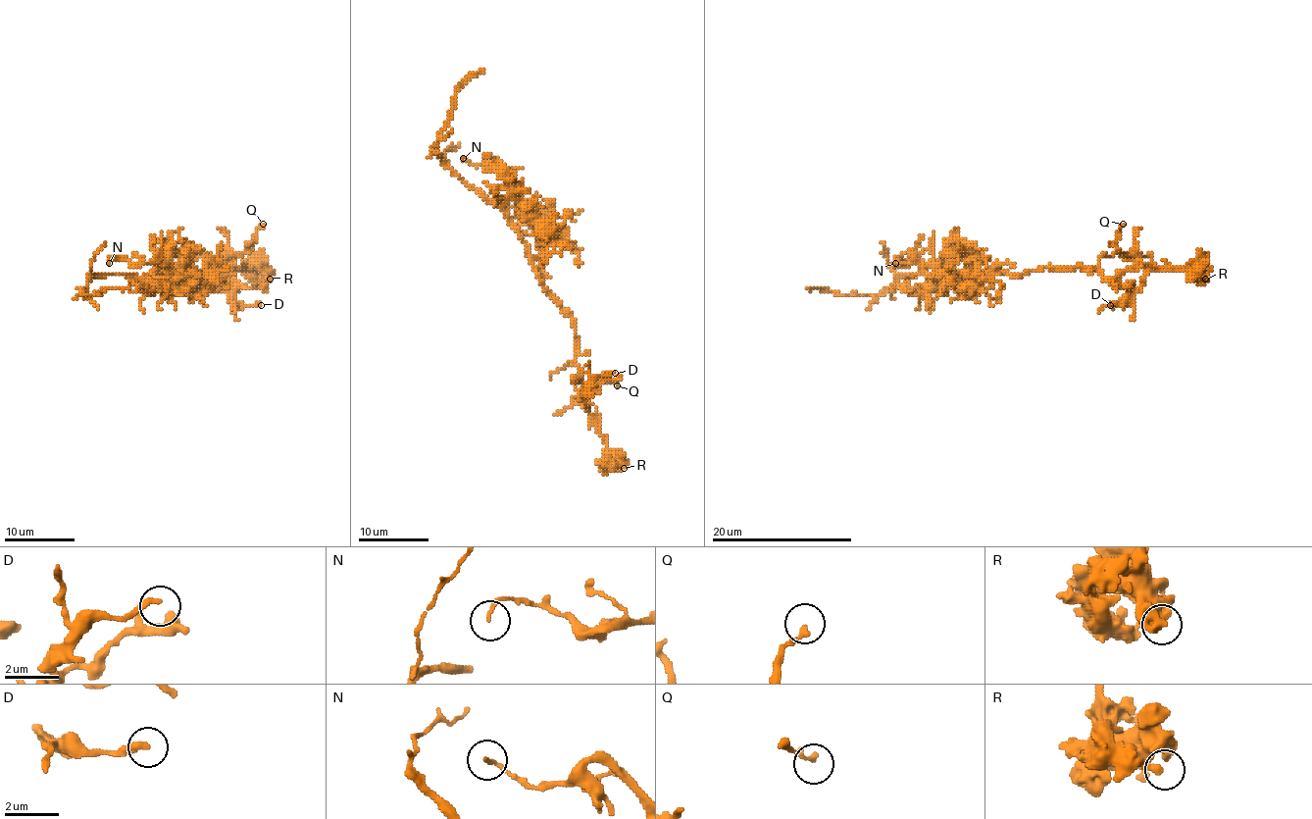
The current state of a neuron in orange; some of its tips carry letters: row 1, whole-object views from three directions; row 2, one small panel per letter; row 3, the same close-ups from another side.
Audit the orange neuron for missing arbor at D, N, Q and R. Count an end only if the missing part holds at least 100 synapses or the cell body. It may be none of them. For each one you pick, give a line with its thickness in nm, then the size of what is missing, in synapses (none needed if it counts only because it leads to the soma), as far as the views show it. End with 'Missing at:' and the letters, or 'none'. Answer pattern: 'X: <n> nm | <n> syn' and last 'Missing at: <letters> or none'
Missing at: none

